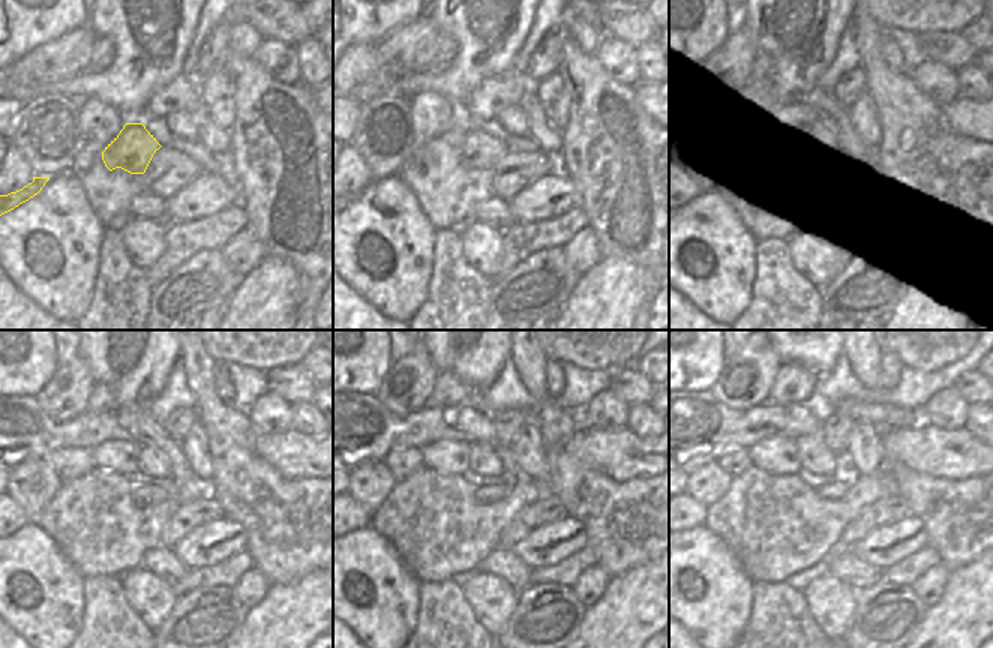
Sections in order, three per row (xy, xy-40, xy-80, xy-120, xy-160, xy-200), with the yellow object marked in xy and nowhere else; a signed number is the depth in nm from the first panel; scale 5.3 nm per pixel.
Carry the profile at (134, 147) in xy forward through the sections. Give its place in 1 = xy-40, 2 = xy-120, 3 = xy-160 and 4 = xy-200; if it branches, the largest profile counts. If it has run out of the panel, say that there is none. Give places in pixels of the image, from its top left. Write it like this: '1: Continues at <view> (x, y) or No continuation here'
1: Continues at xy-40 (480, 150)
2: Continues at xy-120 (143, 495)
3: Continues at xy-160 (483, 494)
4: Continues at xy-200 (833, 491)

